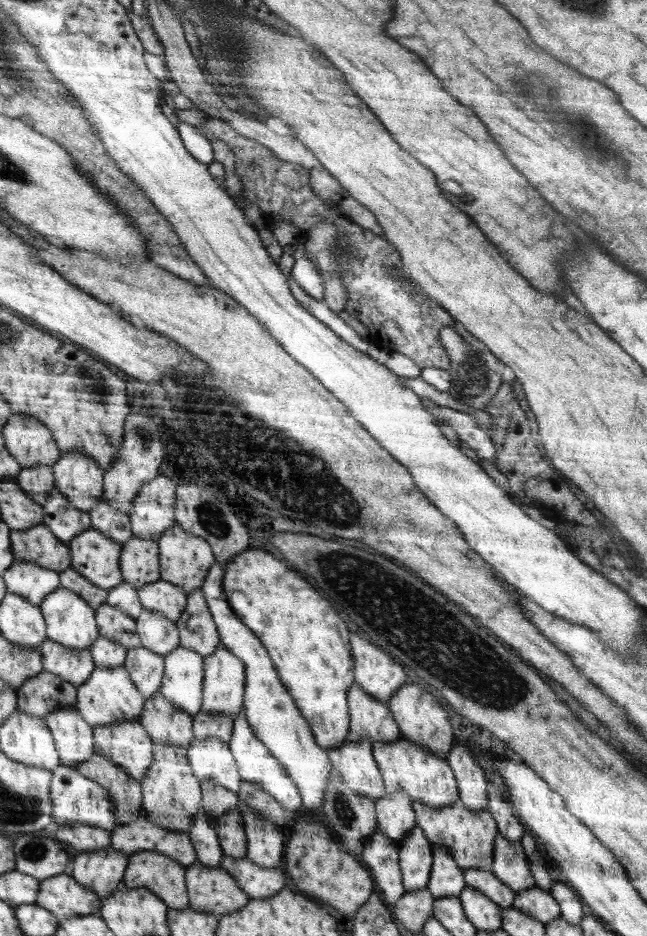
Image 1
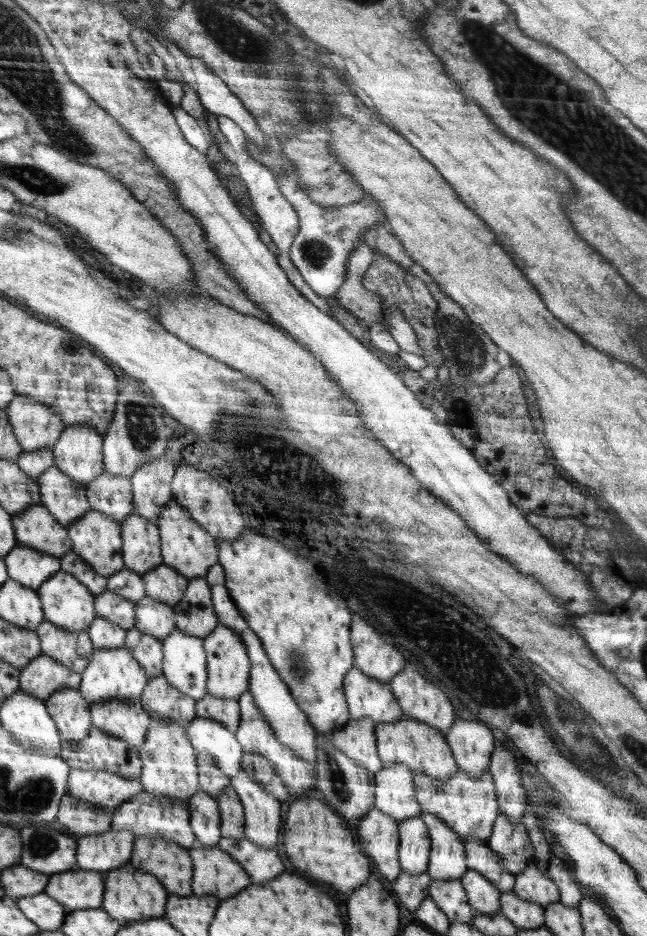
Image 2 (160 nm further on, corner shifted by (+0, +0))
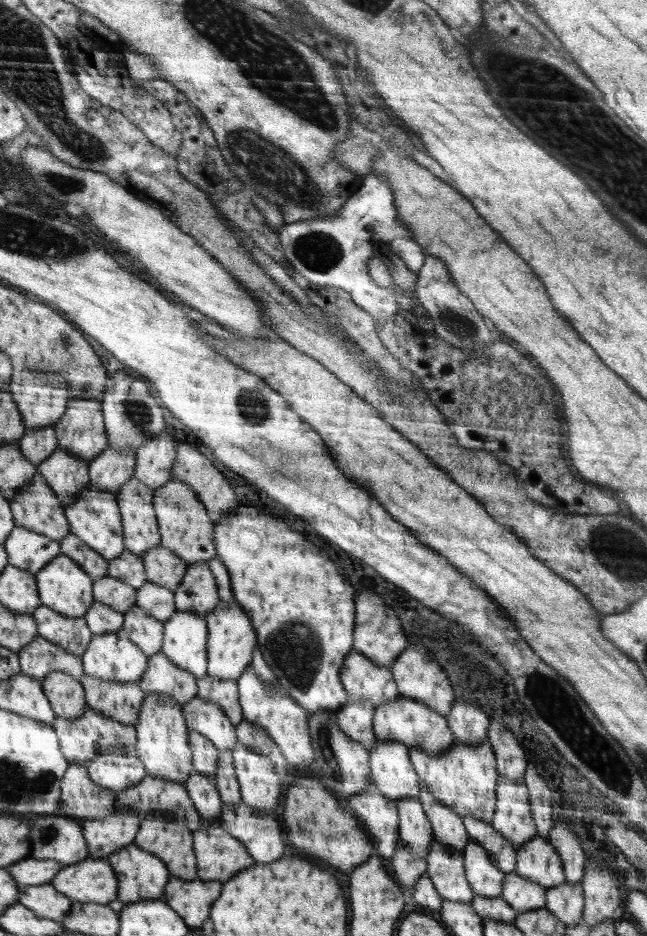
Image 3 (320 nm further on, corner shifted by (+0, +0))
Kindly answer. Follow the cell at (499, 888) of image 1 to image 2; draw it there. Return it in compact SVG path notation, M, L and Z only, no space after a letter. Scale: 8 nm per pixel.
M468 838L467 868L481 872L502 893L514 890L515 876L503 865L501 856L491 849L488 842Z

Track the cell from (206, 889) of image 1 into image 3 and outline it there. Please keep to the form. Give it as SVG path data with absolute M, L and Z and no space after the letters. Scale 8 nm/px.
M221 818L211 826L211 829L201 827L194 832L194 837L195 855L198 857L199 865L198 878L204 882L219 880L223 884L240 874L240 870L254 864L254 858L247 851L247 847L223 827Z

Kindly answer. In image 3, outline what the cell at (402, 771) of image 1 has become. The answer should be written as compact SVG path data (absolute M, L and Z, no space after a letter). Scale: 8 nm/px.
M399 695L394 703L386 703L375 707L373 714L373 731L378 741L398 741L406 743L408 748L423 749L432 756L444 755L454 747L455 735L447 723L447 717L435 709L417 700Z

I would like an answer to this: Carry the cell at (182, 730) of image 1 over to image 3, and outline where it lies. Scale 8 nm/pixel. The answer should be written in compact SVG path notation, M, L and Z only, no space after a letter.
M162 652L150 658L148 668L139 683L145 693L160 693L180 705L198 696L198 681L195 676L172 664Z

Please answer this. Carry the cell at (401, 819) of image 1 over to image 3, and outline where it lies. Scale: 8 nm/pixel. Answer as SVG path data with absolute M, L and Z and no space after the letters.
M378 741L370 752L371 778L380 794L397 802L402 797L419 797L419 775L412 768L404 743Z

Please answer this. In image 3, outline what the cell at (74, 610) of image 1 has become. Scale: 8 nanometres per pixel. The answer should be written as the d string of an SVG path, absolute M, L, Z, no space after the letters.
M63 554L36 573L35 578L38 582L39 597L42 598L43 606L47 606L60 614L83 617L90 610L92 603L95 602L92 578L80 567L80 564L72 562L68 556Z

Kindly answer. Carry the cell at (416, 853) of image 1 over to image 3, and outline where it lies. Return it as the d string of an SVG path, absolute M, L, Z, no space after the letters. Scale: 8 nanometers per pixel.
M402 797L397 802L399 838L412 856L425 859L433 841L433 828L419 797Z

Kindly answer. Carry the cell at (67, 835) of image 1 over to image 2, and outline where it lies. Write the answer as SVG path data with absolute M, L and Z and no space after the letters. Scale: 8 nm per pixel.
M65 794L60 802L57 823L69 834L80 838L86 835L100 835L110 830L111 817L93 811L88 802Z

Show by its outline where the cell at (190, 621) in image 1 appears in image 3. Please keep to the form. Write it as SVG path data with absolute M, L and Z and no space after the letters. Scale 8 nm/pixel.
M192 564L185 577L173 592L176 610L193 612L205 618L220 602L215 576L209 564Z

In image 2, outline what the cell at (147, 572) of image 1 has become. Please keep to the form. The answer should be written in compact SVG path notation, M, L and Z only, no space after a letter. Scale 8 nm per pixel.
M132 509L128 513L128 518L126 518L122 524L122 534L123 562L130 570L142 576L163 563L162 538L159 536L159 528L156 524L144 520L144 518L138 514L138 511Z

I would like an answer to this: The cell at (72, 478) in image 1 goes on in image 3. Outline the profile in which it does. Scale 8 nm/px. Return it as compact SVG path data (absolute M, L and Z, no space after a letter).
M70 397L64 416L54 427L58 446L87 461L88 465L110 444L102 404L97 398Z

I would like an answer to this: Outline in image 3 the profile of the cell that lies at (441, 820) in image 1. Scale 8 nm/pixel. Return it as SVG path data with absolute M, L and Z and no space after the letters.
M488 740L477 745L455 743L450 751L436 756L424 752L423 749L412 749L411 759L420 781L426 785L430 796L436 797L448 808L455 809L464 820L470 815L491 822L495 811L496 783L499 774L496 757Z

